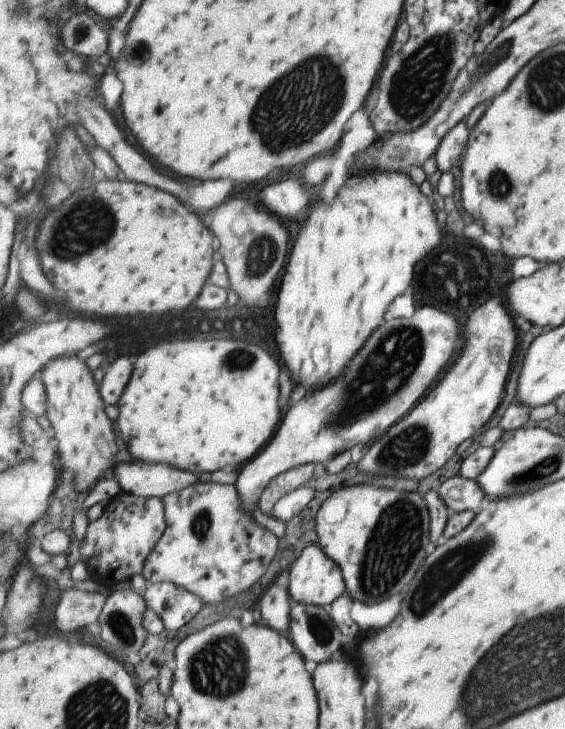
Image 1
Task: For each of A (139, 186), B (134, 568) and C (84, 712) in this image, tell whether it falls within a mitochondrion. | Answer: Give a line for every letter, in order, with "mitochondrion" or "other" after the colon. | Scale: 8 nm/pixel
A: other
B: other
C: mitochondrion

